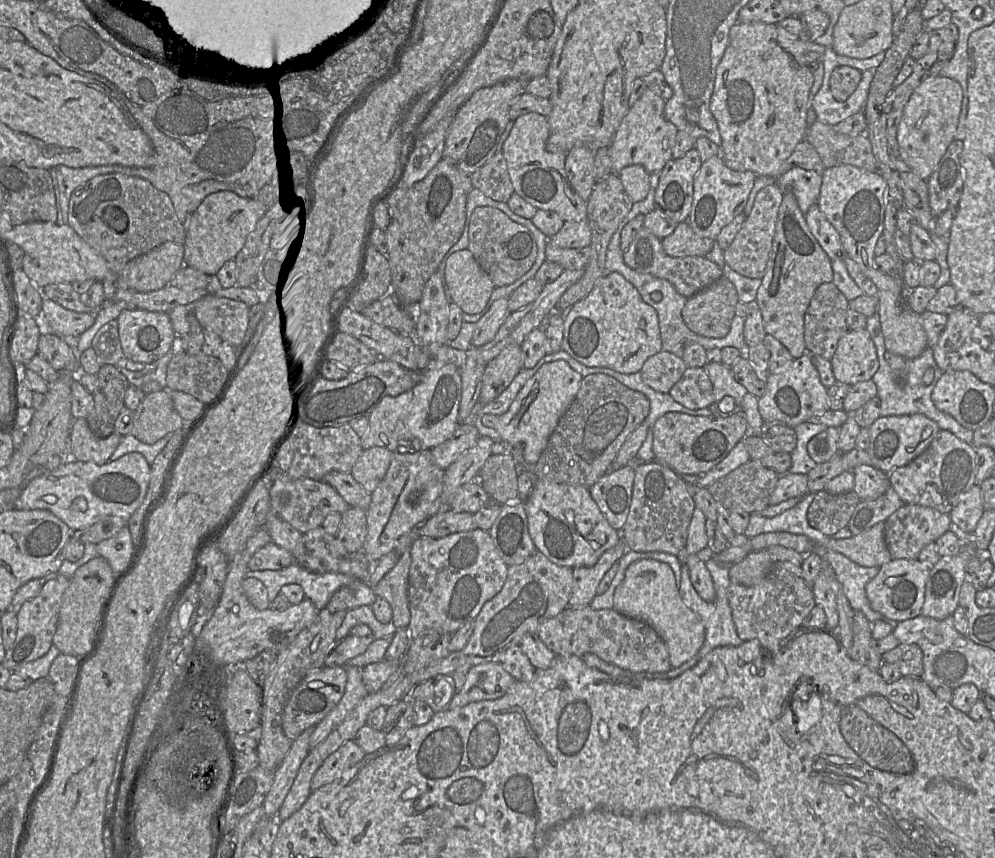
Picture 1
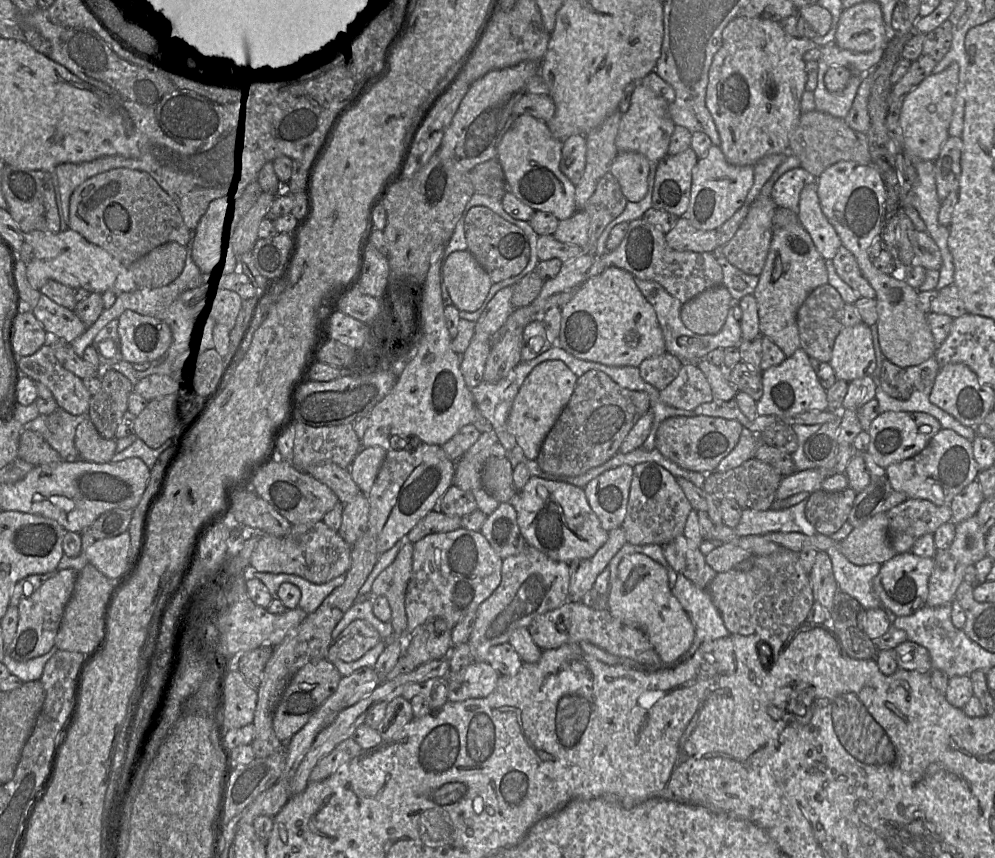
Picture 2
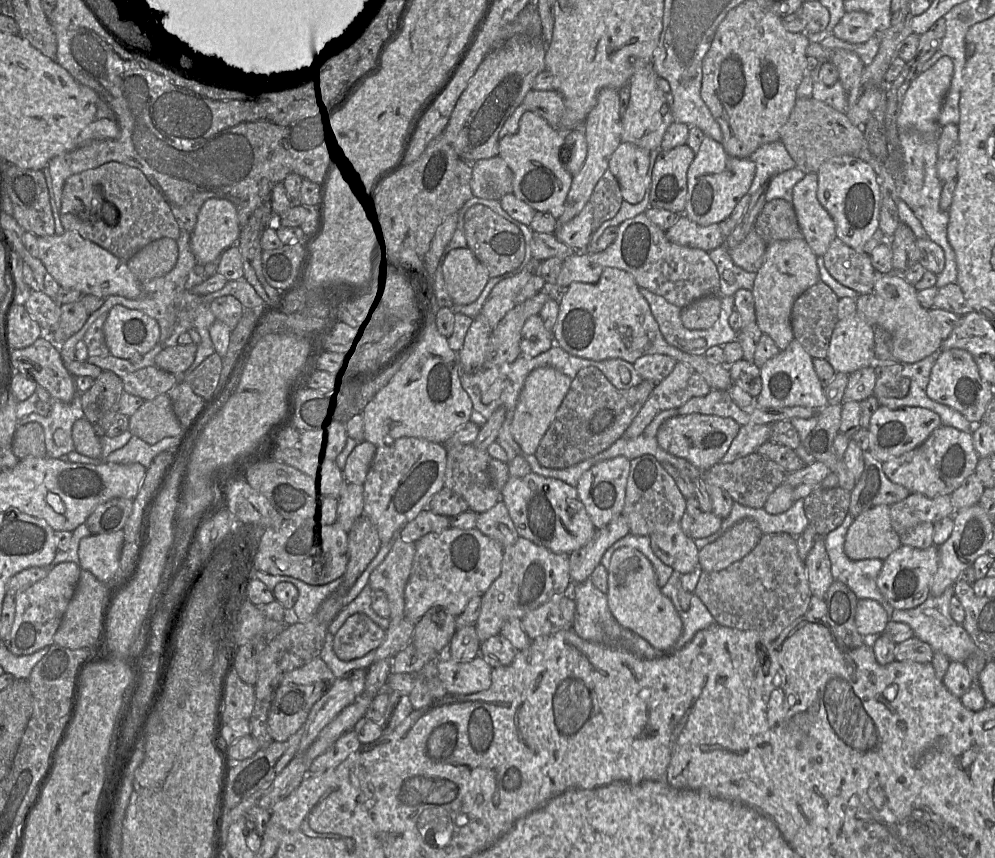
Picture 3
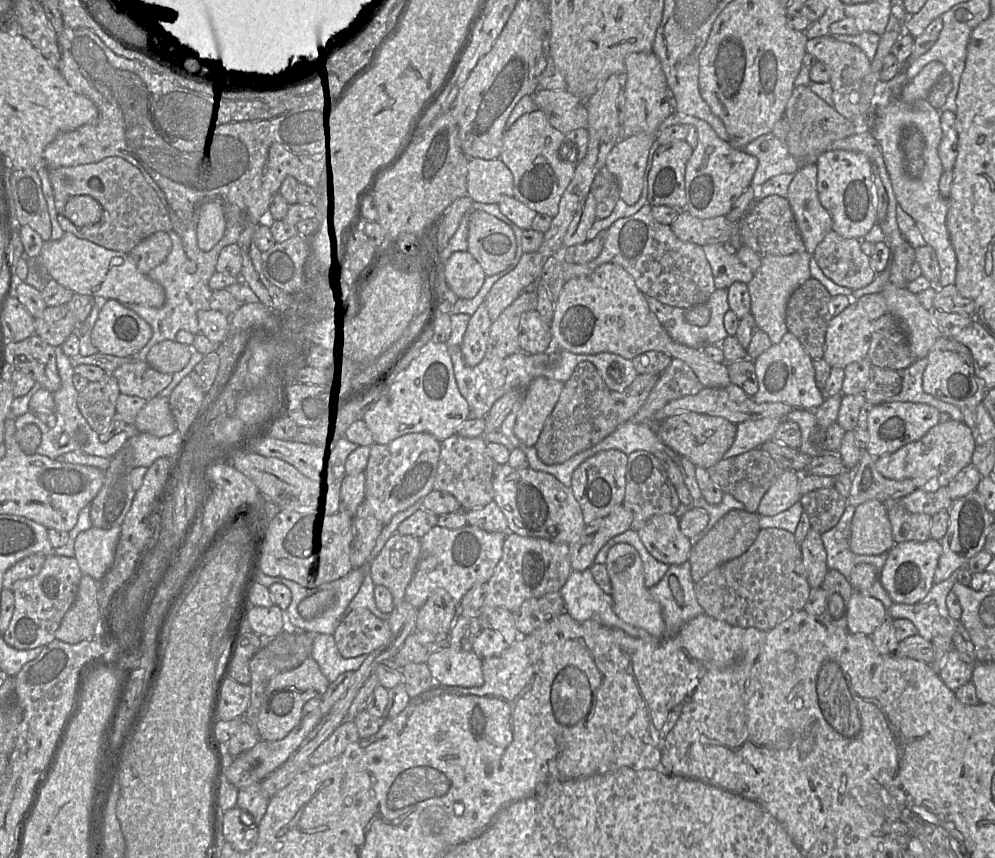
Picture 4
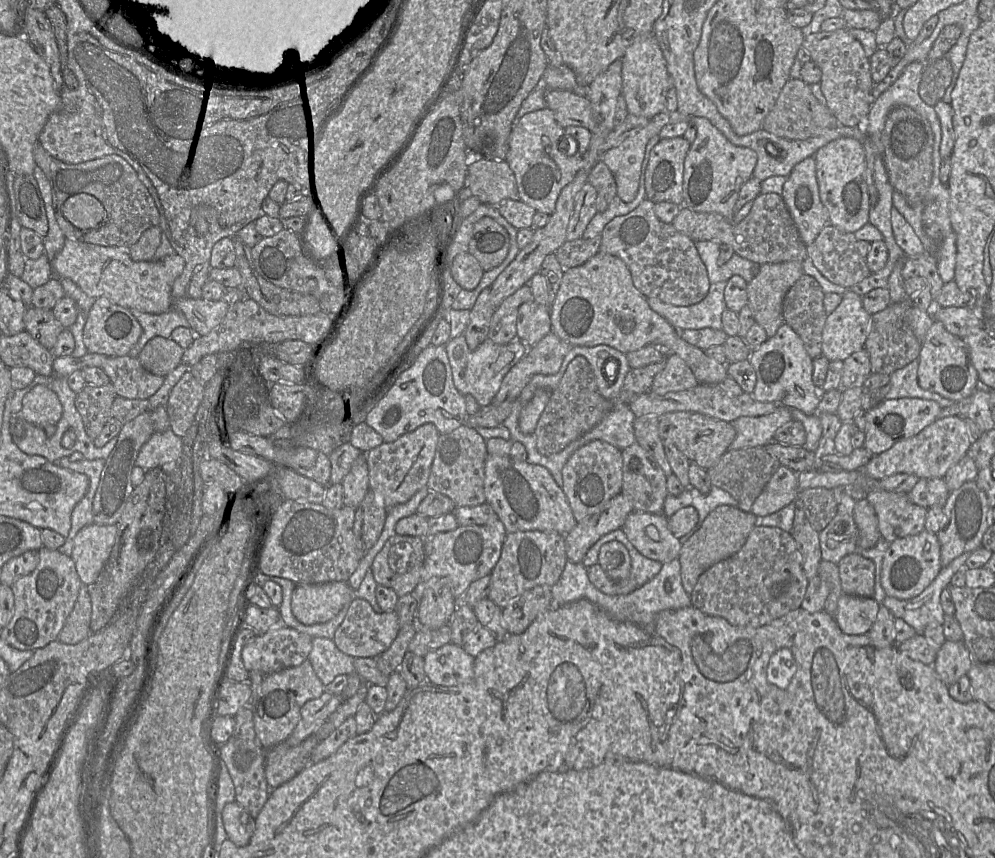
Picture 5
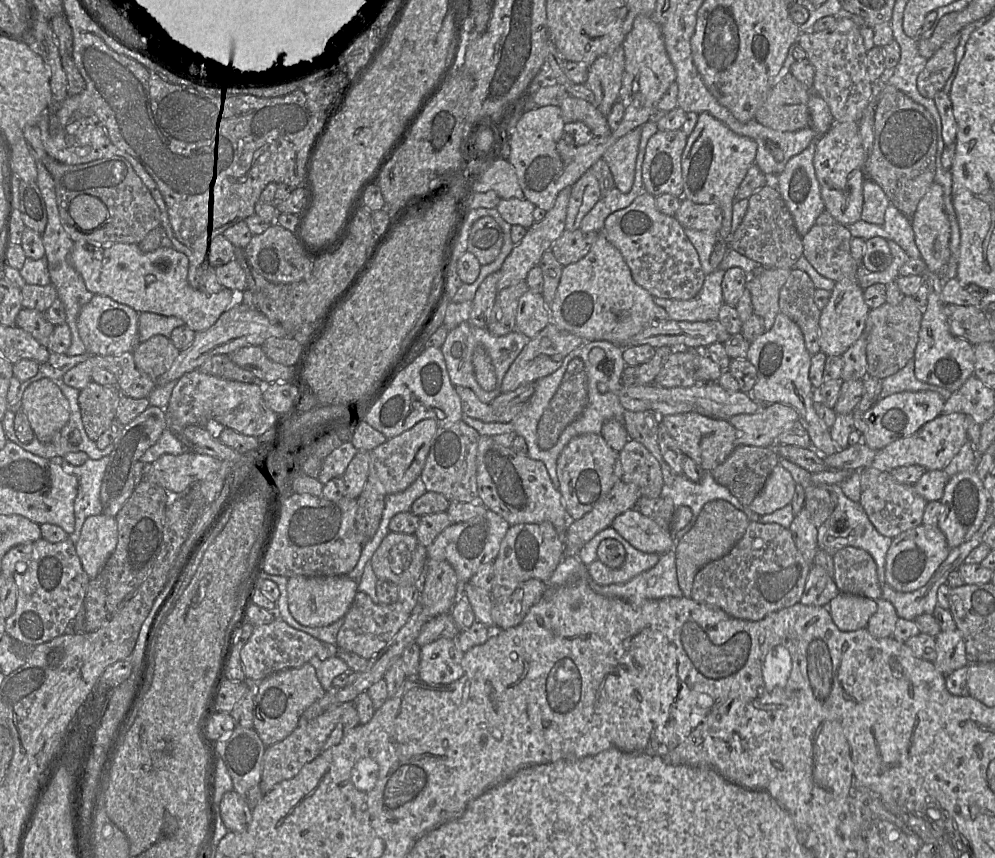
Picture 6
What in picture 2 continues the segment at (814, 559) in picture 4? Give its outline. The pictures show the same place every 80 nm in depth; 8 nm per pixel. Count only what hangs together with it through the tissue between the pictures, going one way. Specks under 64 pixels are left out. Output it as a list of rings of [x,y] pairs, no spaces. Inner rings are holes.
[[[817,552],[814,565],[808,576],[814,601],[822,605],[829,613],[839,587],[834,578],[832,563],[827,552]]]

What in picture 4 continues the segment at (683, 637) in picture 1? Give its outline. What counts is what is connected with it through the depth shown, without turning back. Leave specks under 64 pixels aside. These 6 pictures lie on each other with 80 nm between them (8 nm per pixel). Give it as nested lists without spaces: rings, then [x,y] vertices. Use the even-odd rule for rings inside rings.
[[[628,543],[615,544],[608,551],[605,566],[612,585],[615,614],[622,621],[645,630],[652,637],[663,639],[666,636],[666,627],[662,608],[645,586],[643,564],[637,550]]]

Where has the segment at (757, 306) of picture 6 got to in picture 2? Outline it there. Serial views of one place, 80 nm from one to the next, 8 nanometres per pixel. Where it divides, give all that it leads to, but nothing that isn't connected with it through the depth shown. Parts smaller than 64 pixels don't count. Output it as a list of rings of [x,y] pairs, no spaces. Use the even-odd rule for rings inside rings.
[[[799,222],[774,229],[768,256],[753,295],[758,304],[761,335],[769,337],[786,357],[801,348],[797,325],[800,306],[815,288],[827,283],[825,259],[806,229]]]

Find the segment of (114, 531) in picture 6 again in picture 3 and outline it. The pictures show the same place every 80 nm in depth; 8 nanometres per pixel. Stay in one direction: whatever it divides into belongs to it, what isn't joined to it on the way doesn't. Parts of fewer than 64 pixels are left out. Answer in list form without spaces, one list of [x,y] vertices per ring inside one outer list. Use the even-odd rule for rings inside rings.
[[[123,530],[82,538],[78,549],[80,568],[91,572],[102,583],[112,583],[120,566],[123,542]]]

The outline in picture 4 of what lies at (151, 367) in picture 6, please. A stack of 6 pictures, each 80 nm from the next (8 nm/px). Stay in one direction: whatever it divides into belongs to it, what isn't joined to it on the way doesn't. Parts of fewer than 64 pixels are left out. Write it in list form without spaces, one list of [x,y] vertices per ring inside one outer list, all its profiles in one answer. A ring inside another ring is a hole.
[[[163,340],[151,348],[146,362],[161,373],[174,374],[186,367],[193,352],[198,351],[192,346],[181,344],[176,340]]]

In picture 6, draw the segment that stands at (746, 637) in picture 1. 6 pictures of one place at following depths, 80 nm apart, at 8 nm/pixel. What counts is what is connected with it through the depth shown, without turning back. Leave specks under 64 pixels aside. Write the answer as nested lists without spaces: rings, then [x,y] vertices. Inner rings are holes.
[[[751,521],[742,538],[728,554],[707,563],[697,572],[690,598],[719,607],[734,618],[761,620],[773,612],[800,602],[811,566],[796,547],[790,529],[777,523],[762,524]]]

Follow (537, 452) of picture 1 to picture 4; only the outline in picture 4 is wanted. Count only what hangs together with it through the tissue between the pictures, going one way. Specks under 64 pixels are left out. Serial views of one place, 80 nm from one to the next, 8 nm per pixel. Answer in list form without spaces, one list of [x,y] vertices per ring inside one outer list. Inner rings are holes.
[[[540,376],[532,380],[514,426],[514,433],[523,444],[535,447],[563,388],[564,383],[546,377]]]

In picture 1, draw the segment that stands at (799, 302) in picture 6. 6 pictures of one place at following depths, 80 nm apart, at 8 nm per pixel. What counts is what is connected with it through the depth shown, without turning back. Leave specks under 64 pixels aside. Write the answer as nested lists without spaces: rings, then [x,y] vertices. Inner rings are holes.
[[[832,282],[816,289],[804,315],[804,340],[808,351],[831,362],[839,340],[849,331],[846,324],[848,310],[848,300]]]

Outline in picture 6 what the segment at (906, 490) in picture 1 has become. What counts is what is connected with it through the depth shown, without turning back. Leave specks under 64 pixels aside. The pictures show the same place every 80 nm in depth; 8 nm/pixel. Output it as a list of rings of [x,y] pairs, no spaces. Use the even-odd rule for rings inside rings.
[[[959,412],[942,413],[911,436],[898,439],[877,451],[871,467],[887,472],[910,465],[920,465],[926,470],[944,470],[967,441],[967,415]]]

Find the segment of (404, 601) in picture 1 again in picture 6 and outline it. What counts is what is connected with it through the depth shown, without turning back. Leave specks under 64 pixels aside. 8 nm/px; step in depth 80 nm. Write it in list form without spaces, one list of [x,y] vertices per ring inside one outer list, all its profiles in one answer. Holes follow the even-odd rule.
[[[389,532],[370,563],[377,579],[396,586],[419,585],[427,566],[427,551],[414,534]]]

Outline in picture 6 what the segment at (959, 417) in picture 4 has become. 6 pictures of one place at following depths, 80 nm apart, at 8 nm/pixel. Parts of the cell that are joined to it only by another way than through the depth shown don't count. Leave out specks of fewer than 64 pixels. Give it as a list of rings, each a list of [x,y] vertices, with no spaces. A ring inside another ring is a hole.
[[[911,359],[901,370],[883,379],[880,399],[894,393],[925,390],[937,392],[944,400],[947,400],[952,394],[952,392],[945,388],[918,380],[915,376],[915,363]]]

